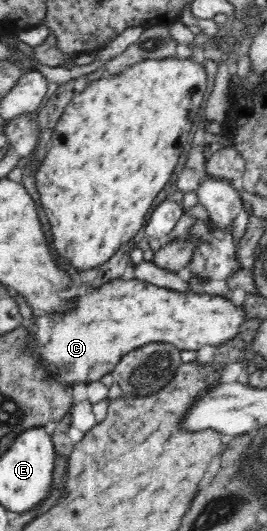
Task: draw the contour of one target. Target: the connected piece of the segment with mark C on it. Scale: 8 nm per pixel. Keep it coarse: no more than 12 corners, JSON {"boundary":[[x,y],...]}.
{"boundary":[[121,277],[25,319],[24,350],[60,386],[147,343],[238,333],[244,308]]}

